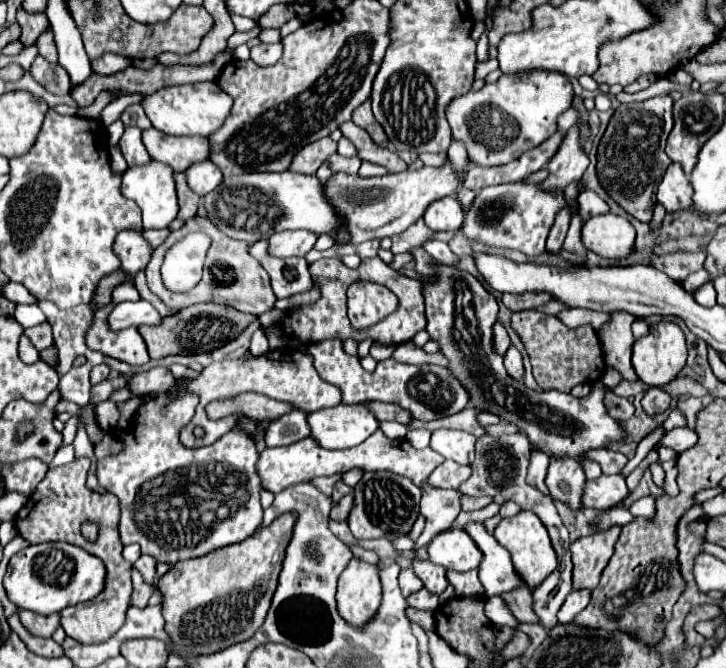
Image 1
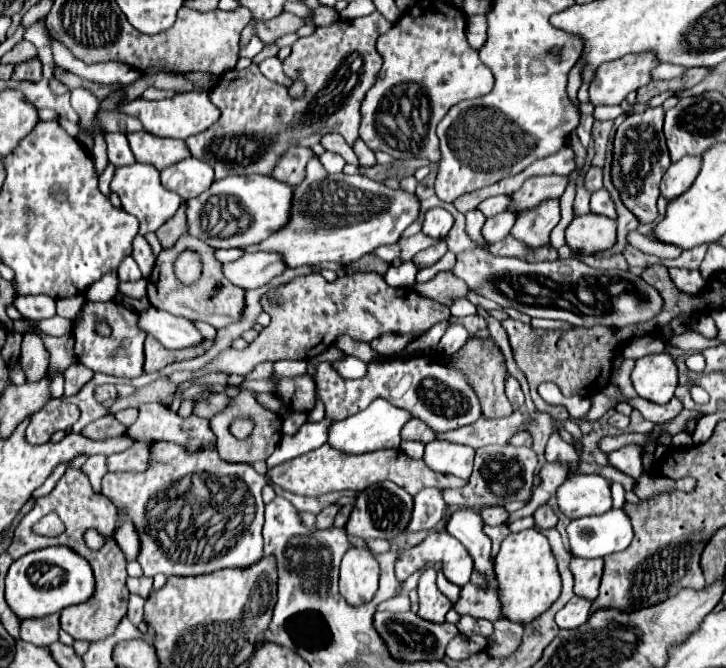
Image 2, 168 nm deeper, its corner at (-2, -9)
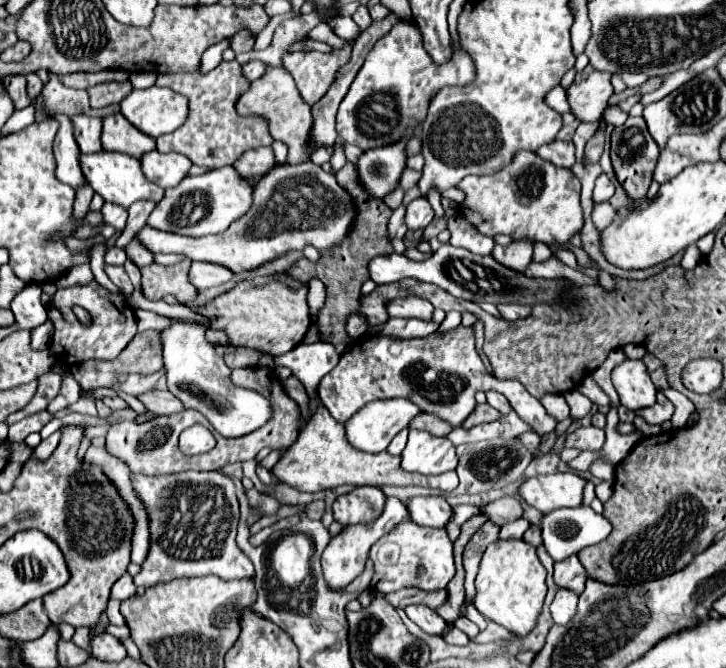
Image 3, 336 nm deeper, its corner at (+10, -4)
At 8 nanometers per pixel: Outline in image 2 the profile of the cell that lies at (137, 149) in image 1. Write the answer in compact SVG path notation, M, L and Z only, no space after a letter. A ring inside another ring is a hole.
M106 132L104 134L104 140L106 140L106 152L108 152L108 160L114 164L114 166L128 166L134 162L132 158L132 150L128 146L128 140L126 140L126 134L124 132Z

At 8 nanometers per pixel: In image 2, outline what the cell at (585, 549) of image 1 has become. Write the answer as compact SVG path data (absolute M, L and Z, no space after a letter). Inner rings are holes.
M572 558L570 570L574 576L574 594L586 600L594 600L598 596L602 568L604 568L602 558L594 558L594 560Z

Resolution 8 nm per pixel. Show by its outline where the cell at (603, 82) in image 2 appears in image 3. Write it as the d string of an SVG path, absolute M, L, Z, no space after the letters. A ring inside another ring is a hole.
M590 65L576 73L574 83L568 87L568 103L572 107L572 113L580 121L600 121L602 111L608 105L608 99L612 97L612 73L604 73L598 69L592 69Z

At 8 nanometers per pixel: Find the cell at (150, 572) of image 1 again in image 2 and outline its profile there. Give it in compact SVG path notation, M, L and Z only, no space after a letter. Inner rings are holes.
M142 576L142 578L128 578L126 586L128 586L130 594L138 594L142 598L148 598L148 594L152 590L152 578L146 578L146 576Z

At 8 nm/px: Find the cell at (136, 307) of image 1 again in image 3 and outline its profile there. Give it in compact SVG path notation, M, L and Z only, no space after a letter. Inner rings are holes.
M174 321L160 331L164 345L164 367L168 375L168 391L184 401L188 409L198 409L222 437L242 437L262 427L270 419L270 403L252 389L232 385L230 369L206 341L208 325Z

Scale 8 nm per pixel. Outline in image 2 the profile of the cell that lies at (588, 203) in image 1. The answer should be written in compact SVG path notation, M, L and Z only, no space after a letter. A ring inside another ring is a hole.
M606 188L598 190L592 194L592 202L590 202L590 208L594 214L602 214L602 216L608 216L608 218L616 218L616 208L614 208L614 200L610 196L610 192Z

